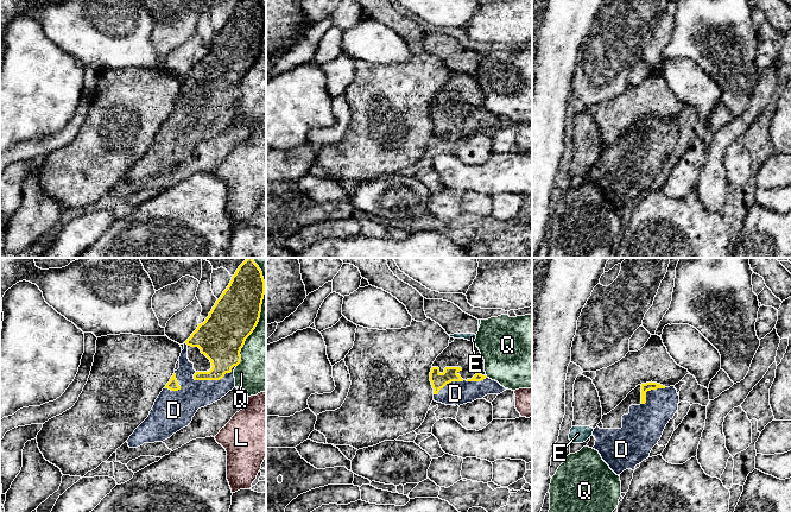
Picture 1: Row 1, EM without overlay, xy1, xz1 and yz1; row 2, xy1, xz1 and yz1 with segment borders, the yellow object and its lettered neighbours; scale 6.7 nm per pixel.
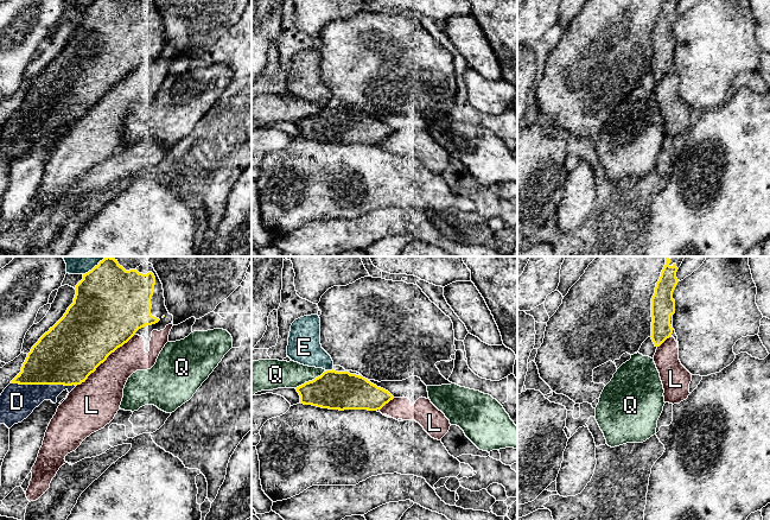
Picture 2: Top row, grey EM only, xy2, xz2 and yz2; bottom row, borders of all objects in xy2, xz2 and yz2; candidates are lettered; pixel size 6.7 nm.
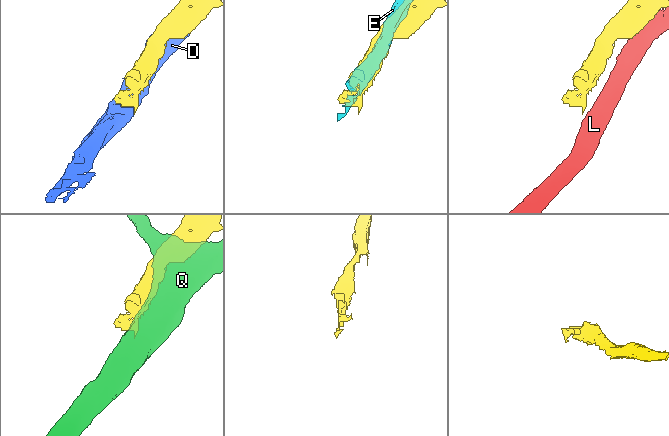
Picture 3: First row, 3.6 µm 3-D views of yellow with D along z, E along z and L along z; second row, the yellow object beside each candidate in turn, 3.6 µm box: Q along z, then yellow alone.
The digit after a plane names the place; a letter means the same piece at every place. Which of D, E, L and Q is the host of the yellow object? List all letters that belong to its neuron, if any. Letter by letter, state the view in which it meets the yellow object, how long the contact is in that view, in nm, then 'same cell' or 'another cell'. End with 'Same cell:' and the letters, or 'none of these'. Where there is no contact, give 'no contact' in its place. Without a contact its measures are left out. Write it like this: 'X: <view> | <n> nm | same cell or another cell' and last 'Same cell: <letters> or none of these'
D: xy2 | 440 nm | same cell
E: xz2 | 50 nm | another cell
L: xy2 | 550 nm | another cell
Q: xz2 | 240 nm | another cell
Same cell: D

